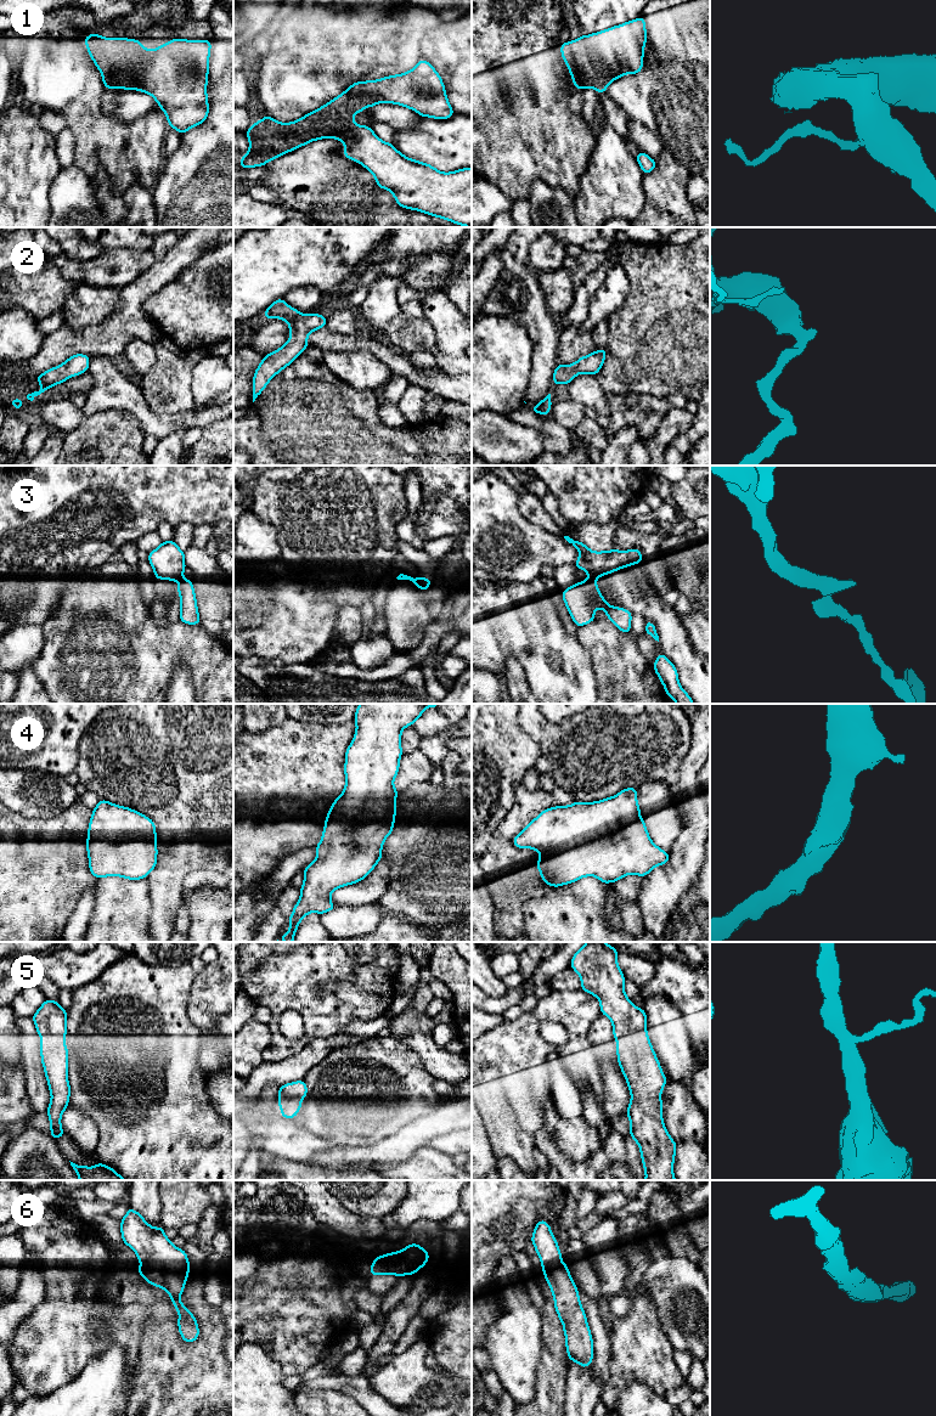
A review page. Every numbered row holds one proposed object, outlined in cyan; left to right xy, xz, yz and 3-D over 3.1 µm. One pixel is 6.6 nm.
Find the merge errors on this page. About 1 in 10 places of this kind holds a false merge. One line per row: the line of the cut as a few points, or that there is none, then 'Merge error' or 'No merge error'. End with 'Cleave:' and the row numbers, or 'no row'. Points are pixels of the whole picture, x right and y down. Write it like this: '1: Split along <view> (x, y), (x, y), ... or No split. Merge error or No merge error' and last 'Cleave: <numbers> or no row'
1: No split. No merge error
2: No split. No merge error
3: Split along yz (595, 579), (590, 580). Merge error
4: No split. No merge error
5: No split. No merge error
6: No split. No merge error
Cleave: 3

